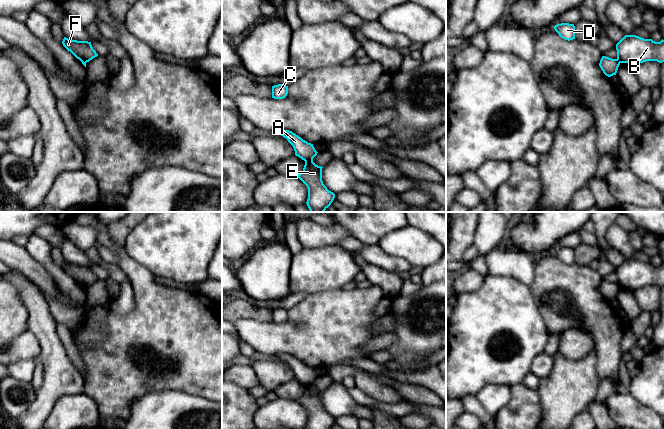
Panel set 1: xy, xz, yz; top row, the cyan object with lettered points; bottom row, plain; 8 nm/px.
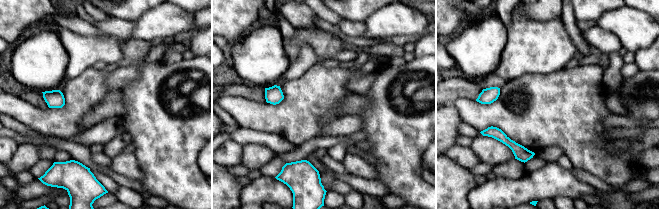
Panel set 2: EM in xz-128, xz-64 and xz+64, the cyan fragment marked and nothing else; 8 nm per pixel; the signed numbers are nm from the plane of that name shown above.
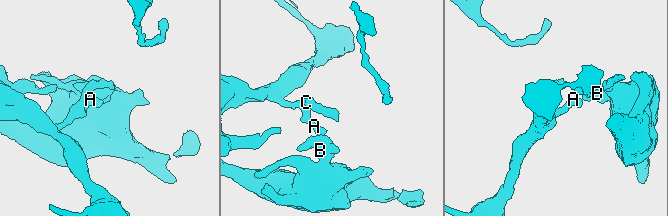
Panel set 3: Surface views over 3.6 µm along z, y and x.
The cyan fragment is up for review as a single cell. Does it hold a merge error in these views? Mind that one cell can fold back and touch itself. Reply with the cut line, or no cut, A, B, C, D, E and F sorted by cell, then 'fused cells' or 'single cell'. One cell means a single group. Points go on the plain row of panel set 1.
cut in xz along (312, 383), (305, 386); A C D / B E F; fused cells

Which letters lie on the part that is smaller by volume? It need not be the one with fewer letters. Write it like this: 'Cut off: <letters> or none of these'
Cut off: B, E, F

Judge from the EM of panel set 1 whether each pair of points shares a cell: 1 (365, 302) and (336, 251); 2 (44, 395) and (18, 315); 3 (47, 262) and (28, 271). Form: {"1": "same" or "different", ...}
{"1": "different", "2": "different", "3": "different"}

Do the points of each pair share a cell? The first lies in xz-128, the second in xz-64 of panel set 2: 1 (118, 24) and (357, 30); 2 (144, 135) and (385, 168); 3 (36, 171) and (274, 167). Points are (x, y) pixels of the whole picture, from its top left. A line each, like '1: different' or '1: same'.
1: same
2: same
3: same

